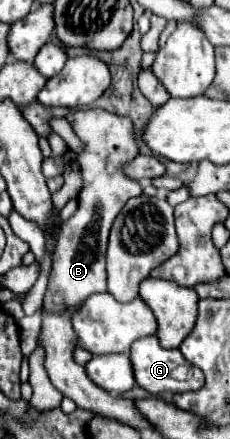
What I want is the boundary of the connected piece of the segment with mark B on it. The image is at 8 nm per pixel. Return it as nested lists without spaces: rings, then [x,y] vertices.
[[[78,109],[78,111],[74,111],[74,115],[68,115],[68,121],[70,121],[72,129],[76,131],[76,135],[86,143],[86,149],[78,157],[82,175],[84,175],[84,187],[78,195],[78,211],[74,213],[74,217],[70,217],[68,221],[64,221],[60,225],[60,231],[56,237],[56,245],[52,251],[52,269],[48,275],[48,289],[44,293],[44,303],[42,303],[44,311],[66,311],[66,309],[82,305],[90,295],[106,291],[104,255],[106,255],[108,233],[110,233],[112,221],[116,219],[116,215],[120,213],[120,209],[124,207],[124,203],[130,197],[142,193],[138,183],[130,181],[122,173],[122,165],[138,155],[138,143],[132,137],[132,121],[128,117],[120,117],[120,115],[108,113],[104,109]]]

